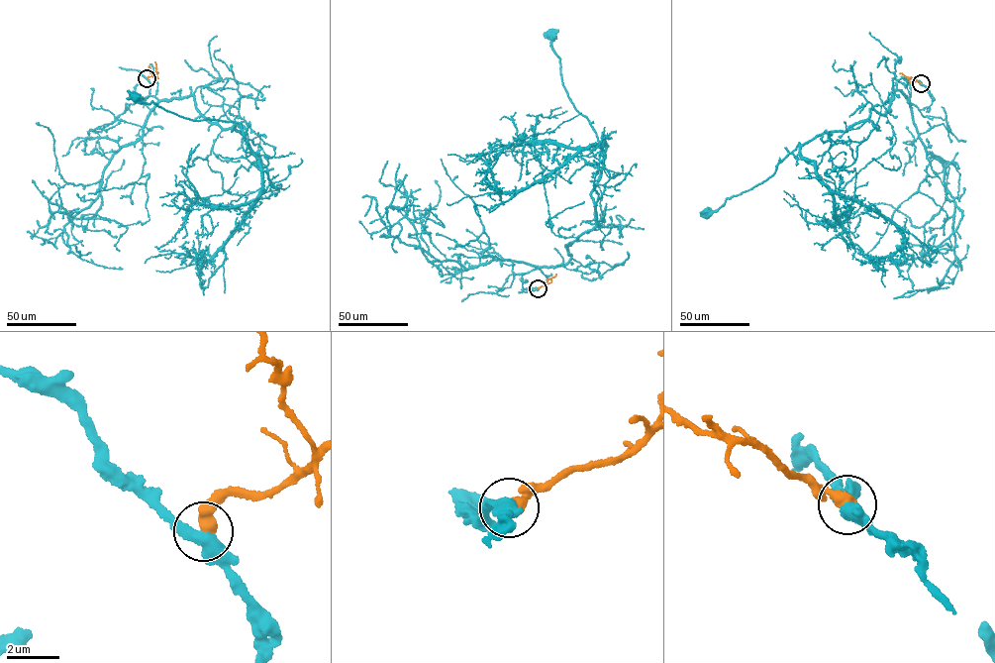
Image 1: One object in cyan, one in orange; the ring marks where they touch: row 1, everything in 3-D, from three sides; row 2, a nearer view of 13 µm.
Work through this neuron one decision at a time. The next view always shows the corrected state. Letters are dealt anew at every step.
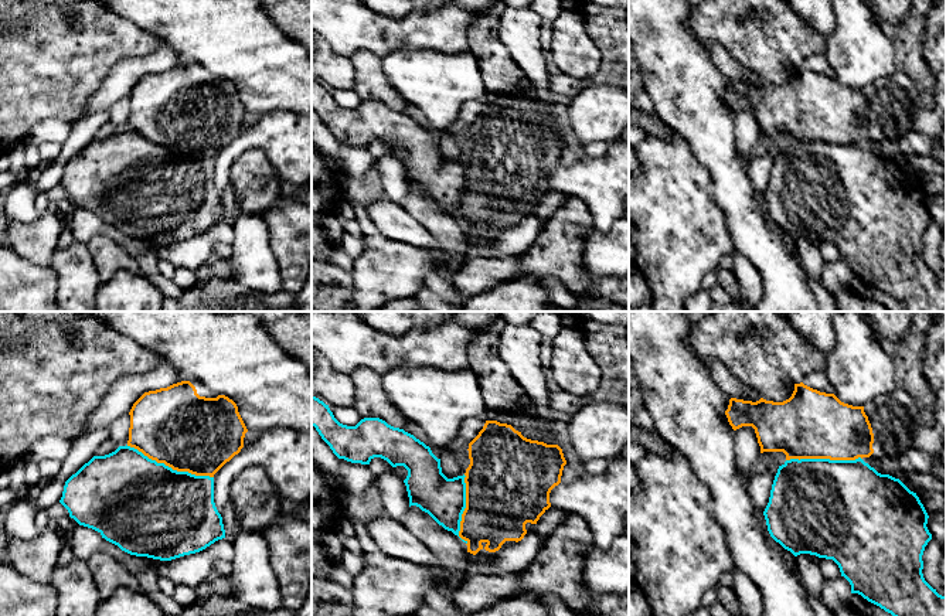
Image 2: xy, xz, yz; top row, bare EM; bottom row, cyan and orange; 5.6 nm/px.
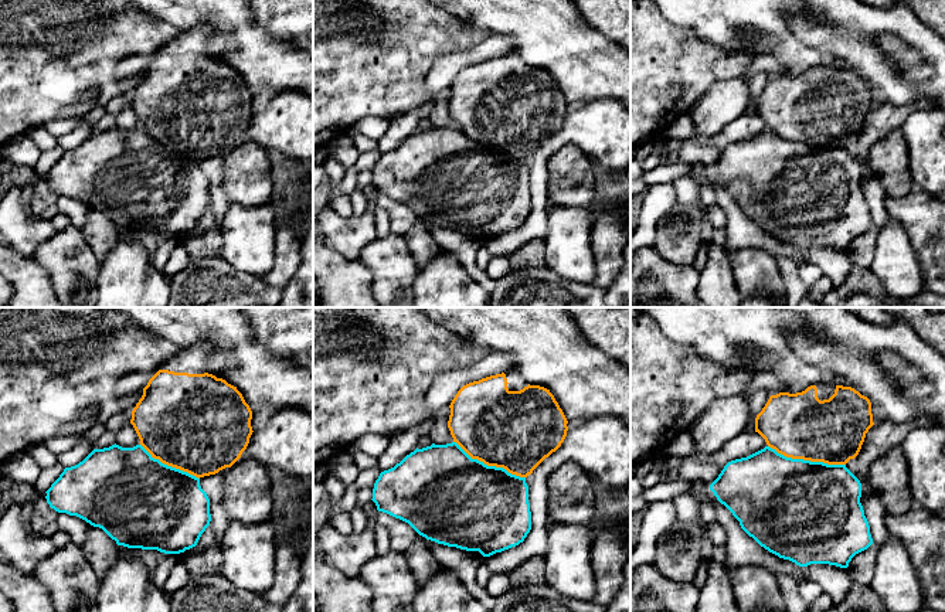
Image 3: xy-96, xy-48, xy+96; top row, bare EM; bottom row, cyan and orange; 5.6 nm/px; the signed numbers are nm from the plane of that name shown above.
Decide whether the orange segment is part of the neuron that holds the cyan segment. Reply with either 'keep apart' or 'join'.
keep apart

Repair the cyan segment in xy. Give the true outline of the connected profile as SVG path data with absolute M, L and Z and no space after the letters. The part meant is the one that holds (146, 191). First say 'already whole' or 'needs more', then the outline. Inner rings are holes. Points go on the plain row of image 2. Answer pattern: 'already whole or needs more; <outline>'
already whole; M127 127L85 146L65 164L59 186L79 208L98 214L102 221L136 239L171 244L200 235L225 221L222 200L214 186L214 160L173 153Z

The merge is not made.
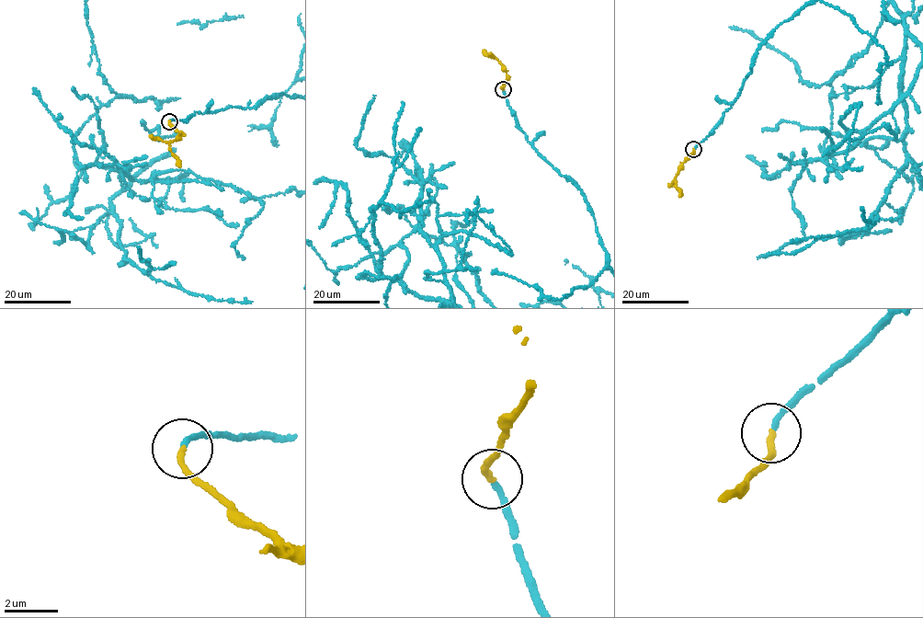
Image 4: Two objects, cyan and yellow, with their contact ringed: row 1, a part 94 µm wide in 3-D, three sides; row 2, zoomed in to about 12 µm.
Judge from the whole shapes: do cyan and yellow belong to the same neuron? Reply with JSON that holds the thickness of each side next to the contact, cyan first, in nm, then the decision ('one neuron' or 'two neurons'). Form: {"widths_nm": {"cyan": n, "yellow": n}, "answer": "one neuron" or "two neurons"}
{"widths_nm": {"cyan": 200, "yellow": 240}, "answer": "one neuron"}

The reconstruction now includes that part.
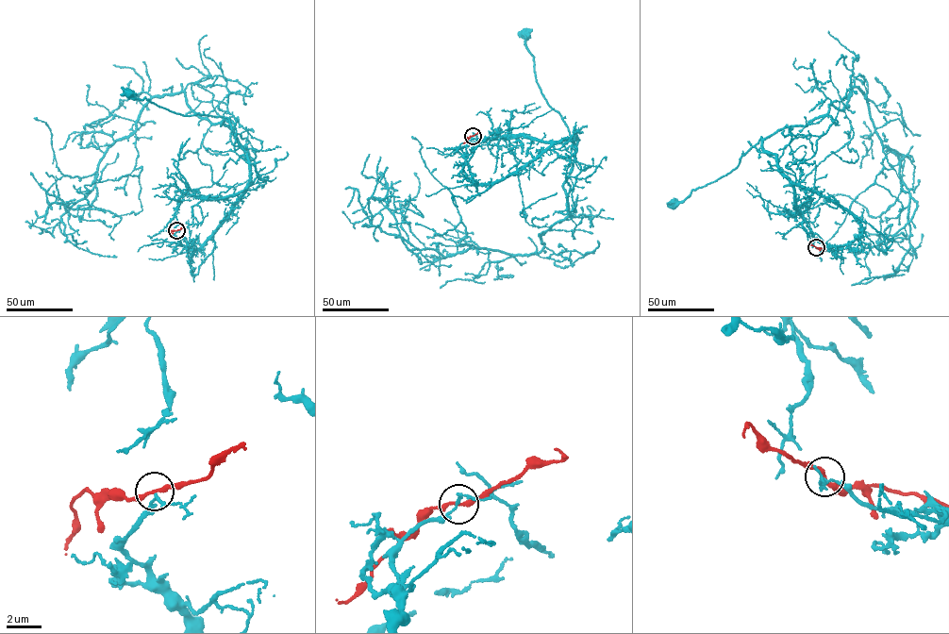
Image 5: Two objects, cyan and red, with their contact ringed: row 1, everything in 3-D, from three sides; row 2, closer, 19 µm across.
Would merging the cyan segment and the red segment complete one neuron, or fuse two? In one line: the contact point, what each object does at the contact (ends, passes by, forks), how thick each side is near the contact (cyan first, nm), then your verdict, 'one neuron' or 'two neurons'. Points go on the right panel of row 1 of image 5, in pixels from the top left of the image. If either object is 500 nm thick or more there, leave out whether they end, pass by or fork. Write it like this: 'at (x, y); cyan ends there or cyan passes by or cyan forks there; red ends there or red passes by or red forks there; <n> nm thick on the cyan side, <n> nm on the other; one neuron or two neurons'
at (816, 247); cyan passes by; red passes by; 130 nm thick on the cyan side, 200 nm on the other; one neuron

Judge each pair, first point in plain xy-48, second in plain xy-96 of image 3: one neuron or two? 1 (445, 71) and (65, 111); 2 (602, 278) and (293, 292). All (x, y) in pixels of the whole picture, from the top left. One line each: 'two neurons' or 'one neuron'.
1: two neurons
2: two neurons

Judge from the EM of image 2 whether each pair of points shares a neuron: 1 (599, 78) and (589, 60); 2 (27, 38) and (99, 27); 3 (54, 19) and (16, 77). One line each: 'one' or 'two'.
1: two
2: one
3: one

